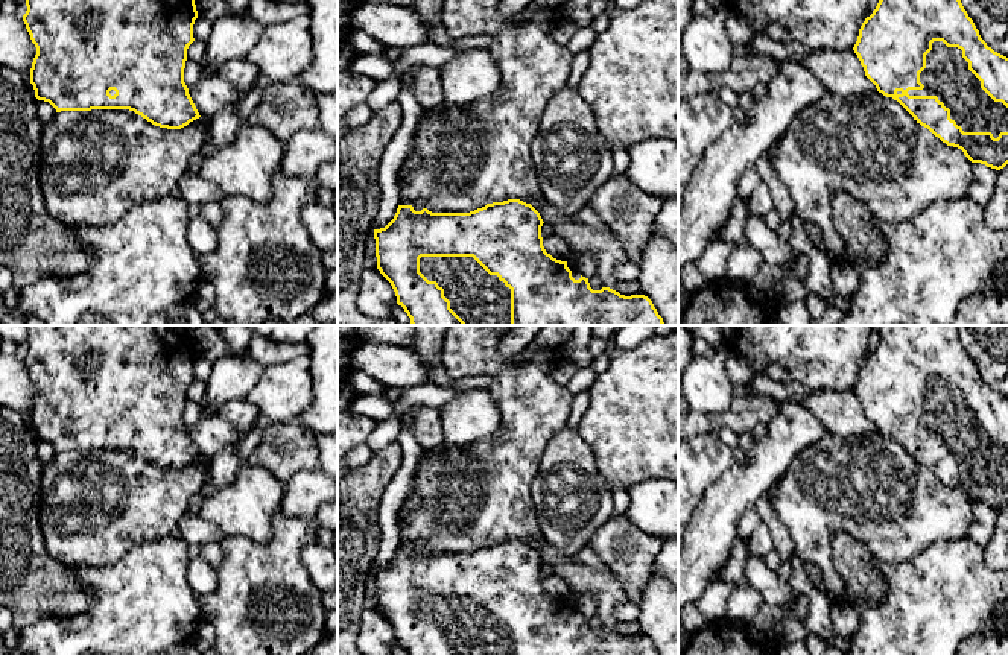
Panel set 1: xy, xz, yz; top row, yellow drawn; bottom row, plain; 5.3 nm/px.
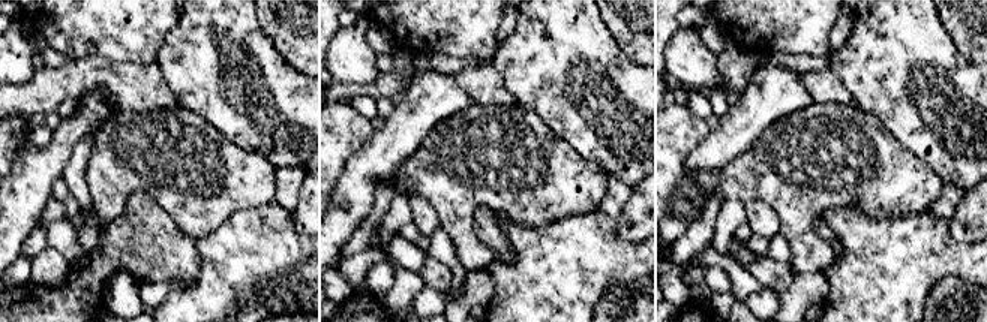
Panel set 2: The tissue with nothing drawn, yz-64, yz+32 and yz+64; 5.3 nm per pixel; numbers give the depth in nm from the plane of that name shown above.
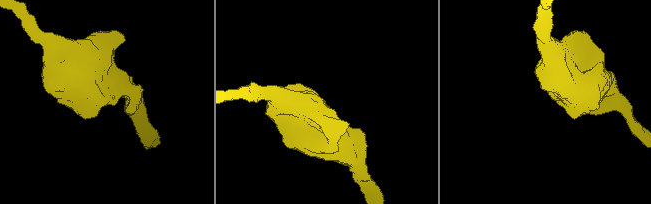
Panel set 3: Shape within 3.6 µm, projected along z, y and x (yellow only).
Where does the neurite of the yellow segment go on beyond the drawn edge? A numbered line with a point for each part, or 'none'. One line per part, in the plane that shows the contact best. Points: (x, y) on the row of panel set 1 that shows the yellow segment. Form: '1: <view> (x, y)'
1: yz (946, 75)

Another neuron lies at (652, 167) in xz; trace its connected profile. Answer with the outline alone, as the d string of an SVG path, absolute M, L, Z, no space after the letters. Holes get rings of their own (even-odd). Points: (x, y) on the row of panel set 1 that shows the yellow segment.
M646 138L628 149L626 176L645 193L678 199L678 144L669 138Z

